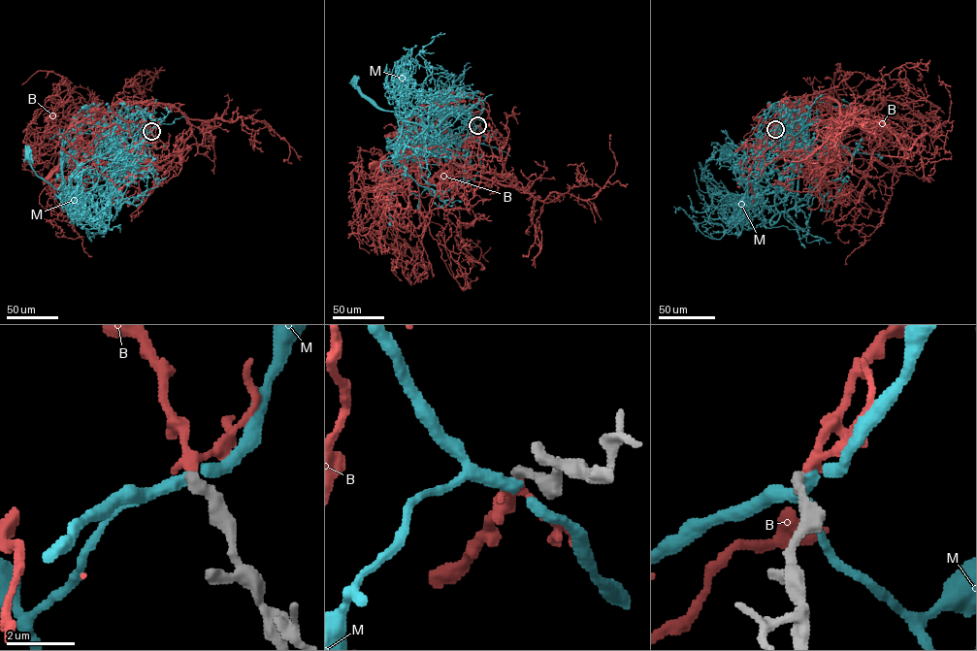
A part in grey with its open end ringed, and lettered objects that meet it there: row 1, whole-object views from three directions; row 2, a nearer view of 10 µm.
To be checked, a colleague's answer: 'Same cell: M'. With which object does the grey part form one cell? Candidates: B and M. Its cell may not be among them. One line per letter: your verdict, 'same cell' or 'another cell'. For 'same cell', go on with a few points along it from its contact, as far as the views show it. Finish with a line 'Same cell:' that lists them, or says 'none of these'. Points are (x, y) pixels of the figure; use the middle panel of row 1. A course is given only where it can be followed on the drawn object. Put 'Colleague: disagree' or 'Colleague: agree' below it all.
B: same cell
M: another cell
Same cell: B
Colleague: disagree

